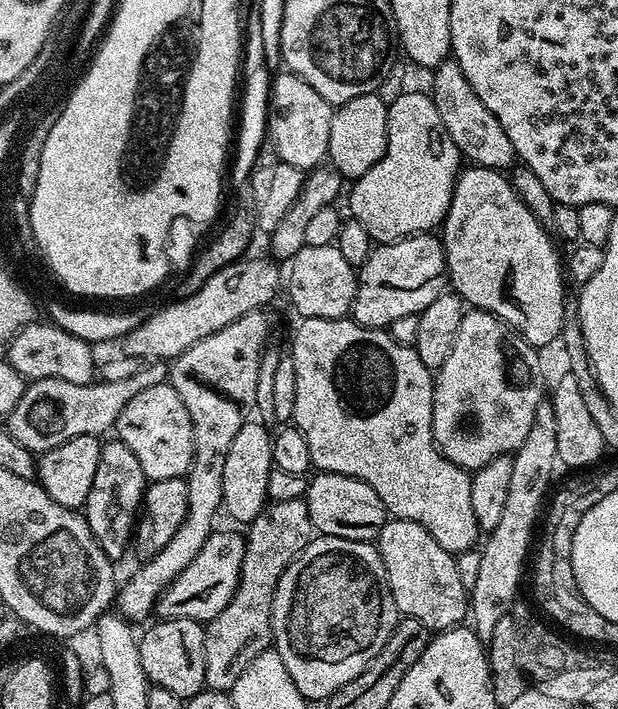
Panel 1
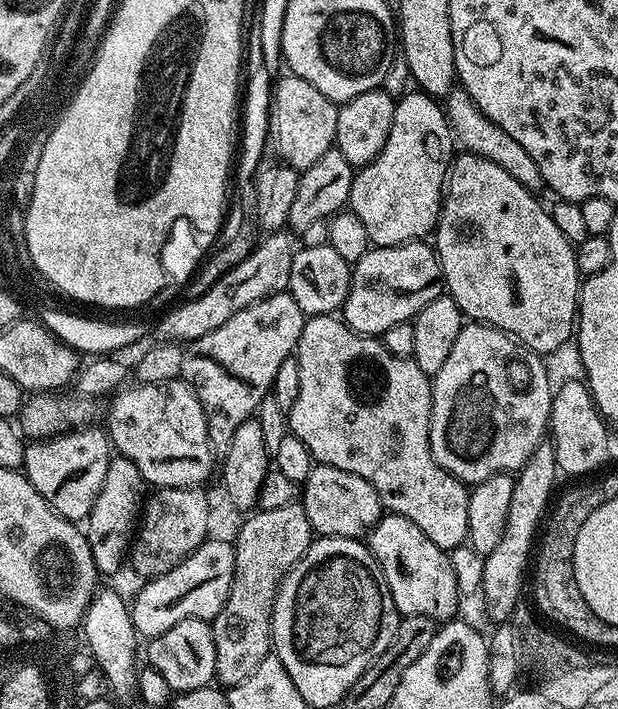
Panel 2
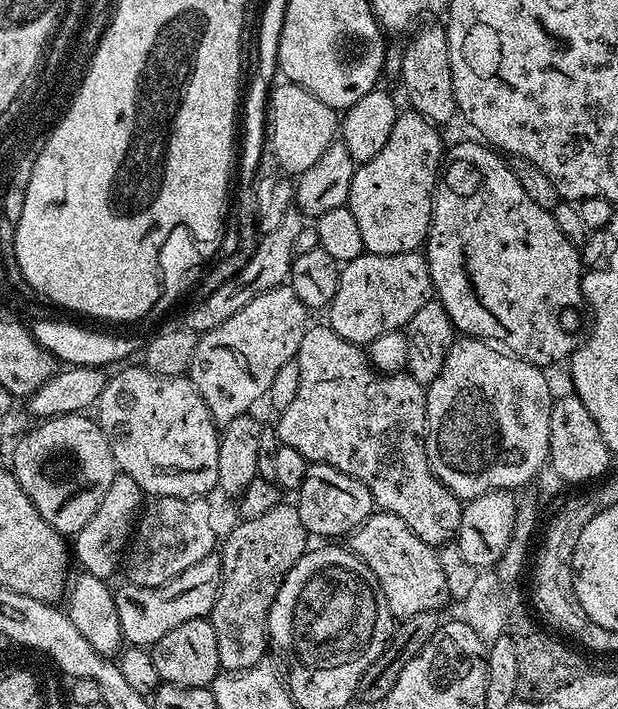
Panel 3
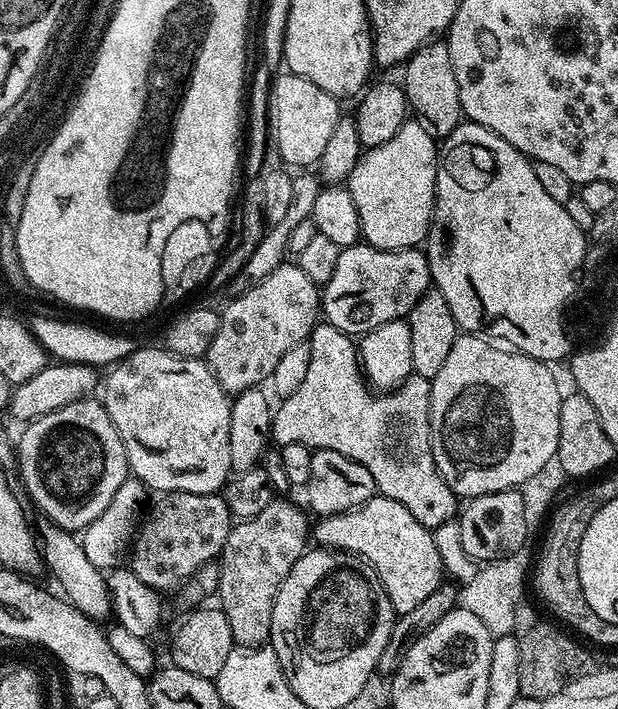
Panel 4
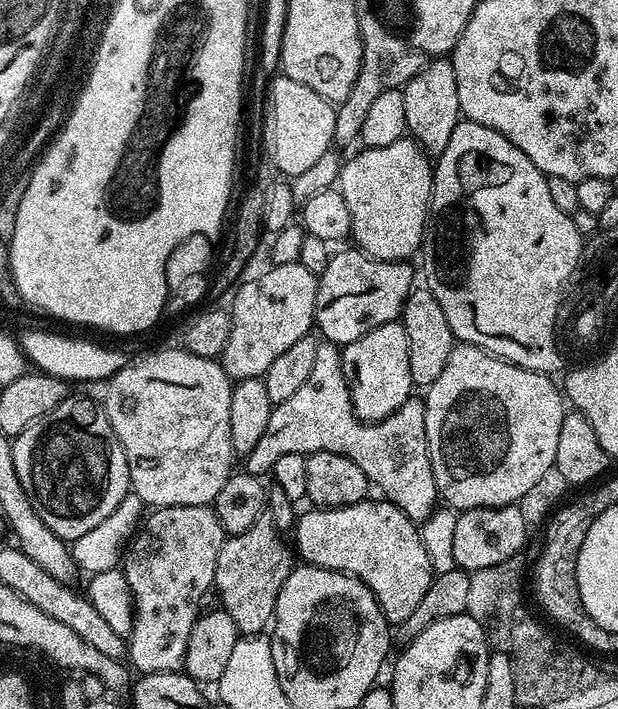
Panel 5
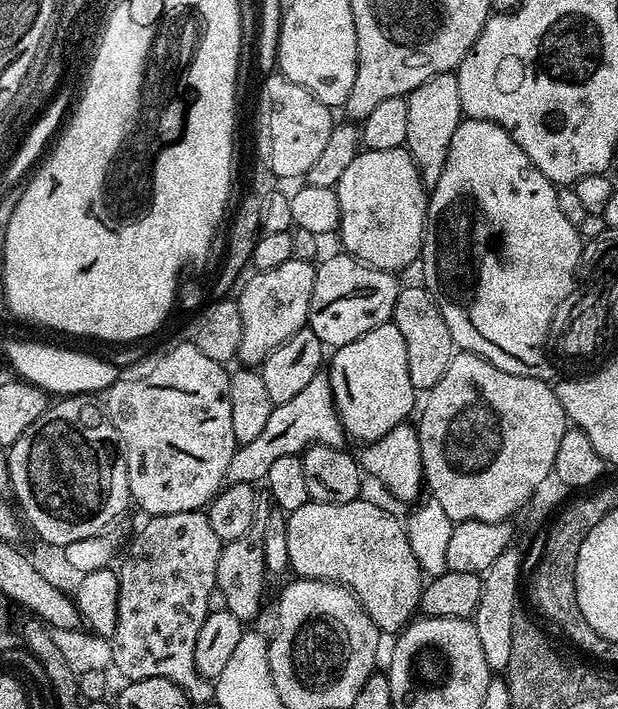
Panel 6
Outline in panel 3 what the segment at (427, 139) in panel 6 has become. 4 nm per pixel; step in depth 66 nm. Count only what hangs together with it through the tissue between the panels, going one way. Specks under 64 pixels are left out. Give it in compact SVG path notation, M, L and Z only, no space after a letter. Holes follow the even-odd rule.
M428 24L424 29L422 28L404 48L404 57L400 60L400 80L404 83L404 92L408 95L409 102L412 103L409 105L433 124L443 126L458 112L450 70L448 34L441 25L439 28L436 24Z

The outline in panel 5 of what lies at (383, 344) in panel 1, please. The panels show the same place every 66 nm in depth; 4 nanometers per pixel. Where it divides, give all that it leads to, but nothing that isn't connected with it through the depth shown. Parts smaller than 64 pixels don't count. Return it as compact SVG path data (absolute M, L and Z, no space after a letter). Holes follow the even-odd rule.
M317 343L310 378L306 378L306 382L302 382L301 388L291 398L286 398L286 402L273 407L266 434L262 434L258 446L243 457L243 471L251 476L267 477L274 462L278 462L282 454L291 452L333 452L350 458L350 462L357 464L362 474L366 474L369 485L376 487L377 484L379 495L398 505L414 522L430 519L438 507L438 493L426 442L423 399L408 399L385 420L360 420L352 411L348 383L340 365L340 348L335 344Z

